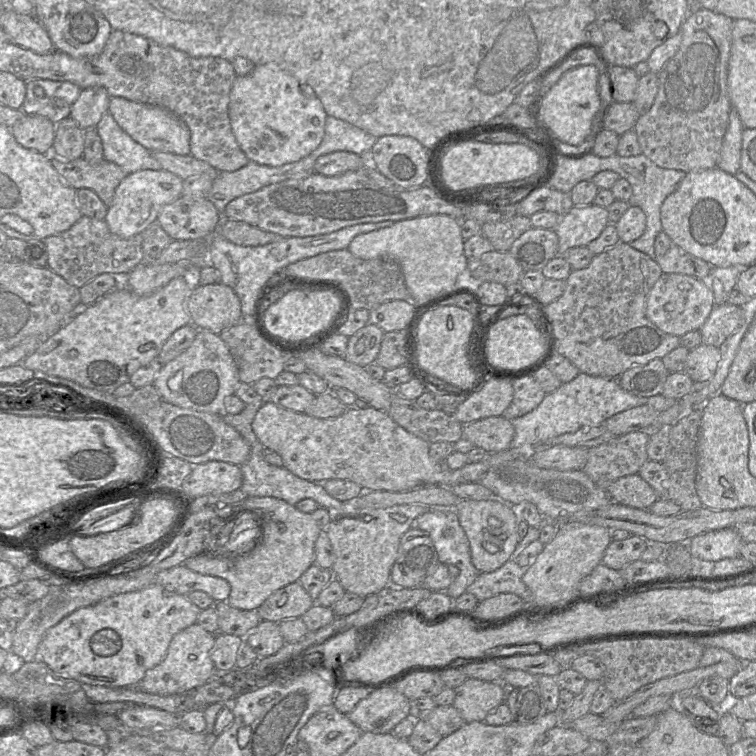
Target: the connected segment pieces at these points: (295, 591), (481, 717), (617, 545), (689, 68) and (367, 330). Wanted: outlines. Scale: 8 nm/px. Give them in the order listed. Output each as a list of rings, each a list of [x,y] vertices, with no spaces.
[[[299,581],[282,587],[271,594],[257,612],[263,621],[280,623],[291,618],[301,618],[315,601]]]
[[[468,678],[454,689],[455,707],[465,723],[484,722],[486,716],[506,700],[503,682]]]
[[[637,535],[612,541],[606,548],[601,563],[614,570],[620,570],[627,564],[639,560],[648,543],[647,540]]]
[[[703,8],[689,13],[684,20],[679,48],[658,72],[658,92],[654,102],[633,127],[642,154],[660,168],[688,173],[716,167],[732,106],[728,92],[728,64],[733,22],[730,17]]]
[[[368,323],[349,337],[345,359],[366,367],[373,363],[380,351],[384,331]]]

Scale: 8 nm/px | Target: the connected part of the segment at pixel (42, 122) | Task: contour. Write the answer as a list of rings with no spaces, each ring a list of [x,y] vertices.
[[[25,115],[10,129],[16,141],[24,148],[41,154],[51,154],[55,139],[55,125],[40,115]]]

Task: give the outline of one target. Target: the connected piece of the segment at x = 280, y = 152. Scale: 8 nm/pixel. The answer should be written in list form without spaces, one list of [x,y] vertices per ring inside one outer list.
[[[264,64],[264,65],[255,65],[253,71],[246,76],[236,76],[230,92],[230,102],[228,108],[231,128],[233,134],[240,145],[243,152],[246,154],[250,161],[255,163],[277,167],[288,163],[297,162],[300,159],[308,156],[312,153],[322,142],[325,134],[325,121],[328,116],[322,106],[320,100],[315,97],[308,97],[304,95],[301,91],[301,85],[299,81],[291,75],[289,72],[283,70],[275,64]]]

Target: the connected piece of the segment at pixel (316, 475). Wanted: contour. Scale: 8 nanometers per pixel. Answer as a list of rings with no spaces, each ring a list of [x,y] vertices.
[[[264,402],[258,409],[253,421],[252,429],[259,441],[269,449],[277,452],[283,460],[283,466],[292,472],[294,475],[310,482],[323,483],[331,479],[350,480],[363,488],[363,491],[389,491],[389,492],[404,492],[412,489],[420,489],[424,487],[442,486],[434,484],[434,474],[443,469],[443,464],[437,463],[431,459],[429,455],[430,444],[423,439],[411,434],[403,427],[398,425],[387,412],[377,410],[373,407],[357,408],[355,406],[349,409],[341,416],[331,419],[320,419],[307,415],[306,413],[294,412],[284,408],[273,402]]]

